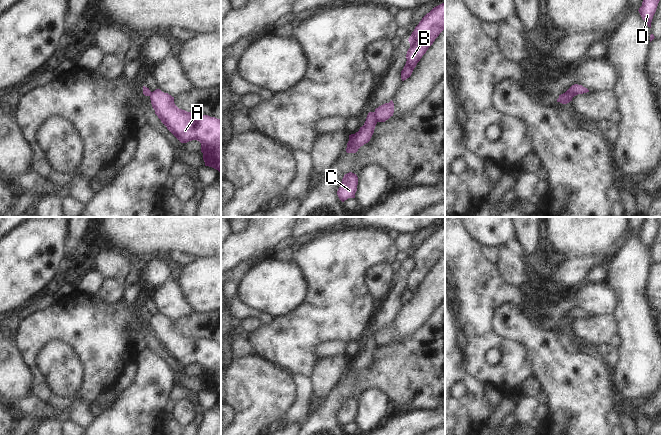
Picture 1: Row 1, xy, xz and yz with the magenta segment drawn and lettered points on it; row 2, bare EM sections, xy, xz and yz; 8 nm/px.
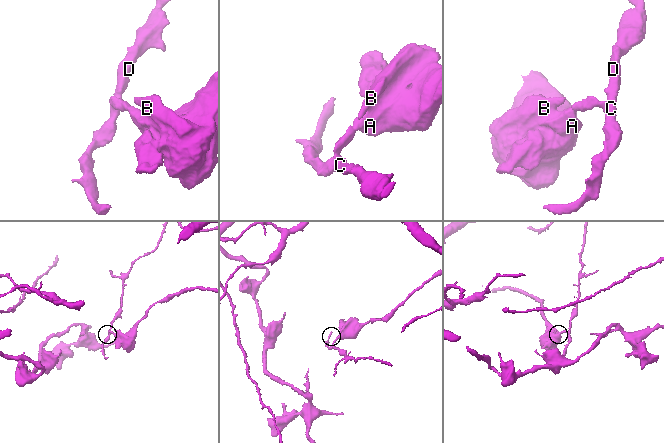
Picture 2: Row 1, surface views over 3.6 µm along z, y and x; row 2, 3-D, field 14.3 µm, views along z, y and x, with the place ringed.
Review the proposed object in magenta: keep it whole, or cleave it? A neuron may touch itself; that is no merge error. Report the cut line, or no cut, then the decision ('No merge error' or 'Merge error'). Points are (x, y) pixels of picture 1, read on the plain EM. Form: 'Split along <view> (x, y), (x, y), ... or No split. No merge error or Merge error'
Split along xz (374, 336), (374, 342), (377, 345). Merge error.

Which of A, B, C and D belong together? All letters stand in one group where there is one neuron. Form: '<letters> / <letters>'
A B / C D

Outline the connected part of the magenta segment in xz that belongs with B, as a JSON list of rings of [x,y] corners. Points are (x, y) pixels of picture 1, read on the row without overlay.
[[[445,226],[427,237],[409,261],[410,272],[406,278],[406,288],[401,295],[402,305],[411,300],[417,287],[444,253]]]

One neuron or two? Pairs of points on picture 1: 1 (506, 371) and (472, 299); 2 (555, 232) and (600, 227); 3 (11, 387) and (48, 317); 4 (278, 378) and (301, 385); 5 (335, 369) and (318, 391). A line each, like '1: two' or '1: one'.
1: one
2: one
3: two
4: two
5: one

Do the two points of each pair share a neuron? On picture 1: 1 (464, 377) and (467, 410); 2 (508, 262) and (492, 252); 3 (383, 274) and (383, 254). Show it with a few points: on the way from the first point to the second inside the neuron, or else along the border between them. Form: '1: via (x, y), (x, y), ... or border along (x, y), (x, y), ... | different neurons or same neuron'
1: via (470, 385), (470, 402) | same neuron
2: border along (498, 248), (498, 260), (495, 264) | different neurons
3: border along (389, 263), (378, 263), (370, 267), (365, 278) | different neurons

